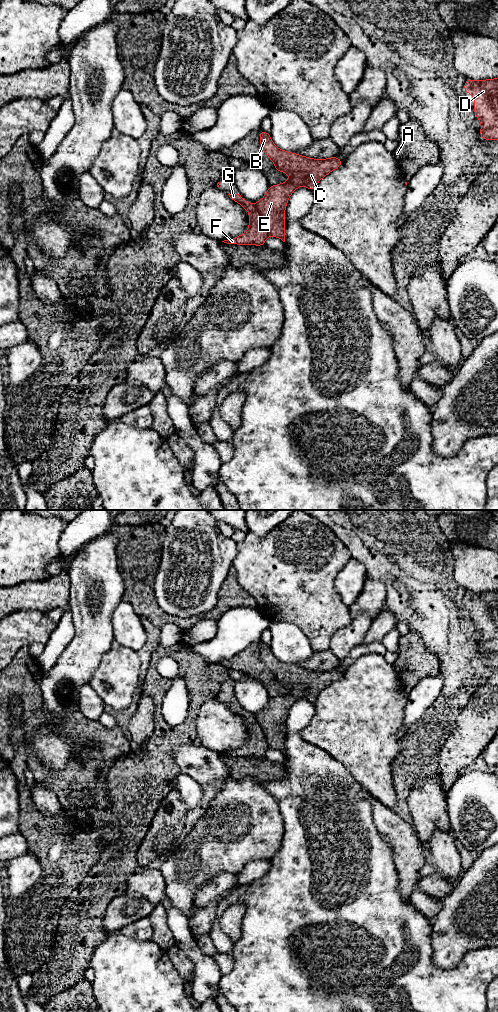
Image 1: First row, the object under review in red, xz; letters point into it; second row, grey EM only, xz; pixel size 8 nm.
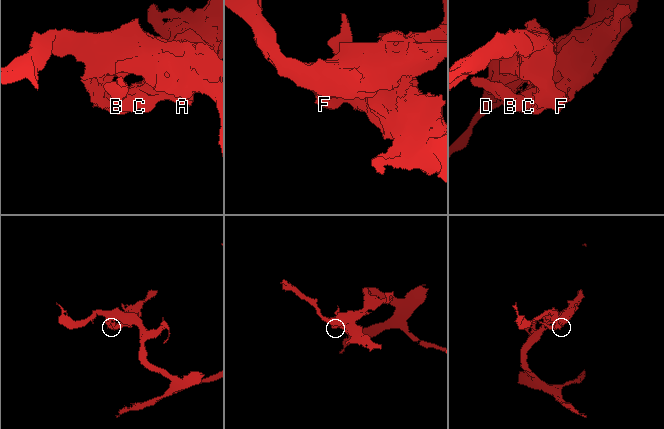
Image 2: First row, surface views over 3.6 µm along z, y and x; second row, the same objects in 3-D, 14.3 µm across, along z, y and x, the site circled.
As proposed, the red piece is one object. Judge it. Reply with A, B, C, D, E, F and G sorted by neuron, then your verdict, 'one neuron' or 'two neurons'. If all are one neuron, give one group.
A B C E / D F G | two neurons

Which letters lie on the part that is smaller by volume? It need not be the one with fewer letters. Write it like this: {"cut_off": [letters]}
{"cut_off": ["A", "B", "C", "E"]}

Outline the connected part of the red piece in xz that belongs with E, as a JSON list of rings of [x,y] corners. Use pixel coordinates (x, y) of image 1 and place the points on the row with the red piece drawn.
[[[263,130],[259,132],[260,146],[264,153],[275,165],[276,171],[289,174],[289,179],[278,185],[270,185],[265,196],[255,202],[257,212],[262,216],[269,236],[277,237],[285,242],[285,219],[284,214],[287,201],[291,194],[300,186],[306,186],[312,192],[315,191],[318,182],[333,170],[342,166],[343,161],[336,156],[327,159],[314,159],[279,149],[271,139],[270,133]]]

